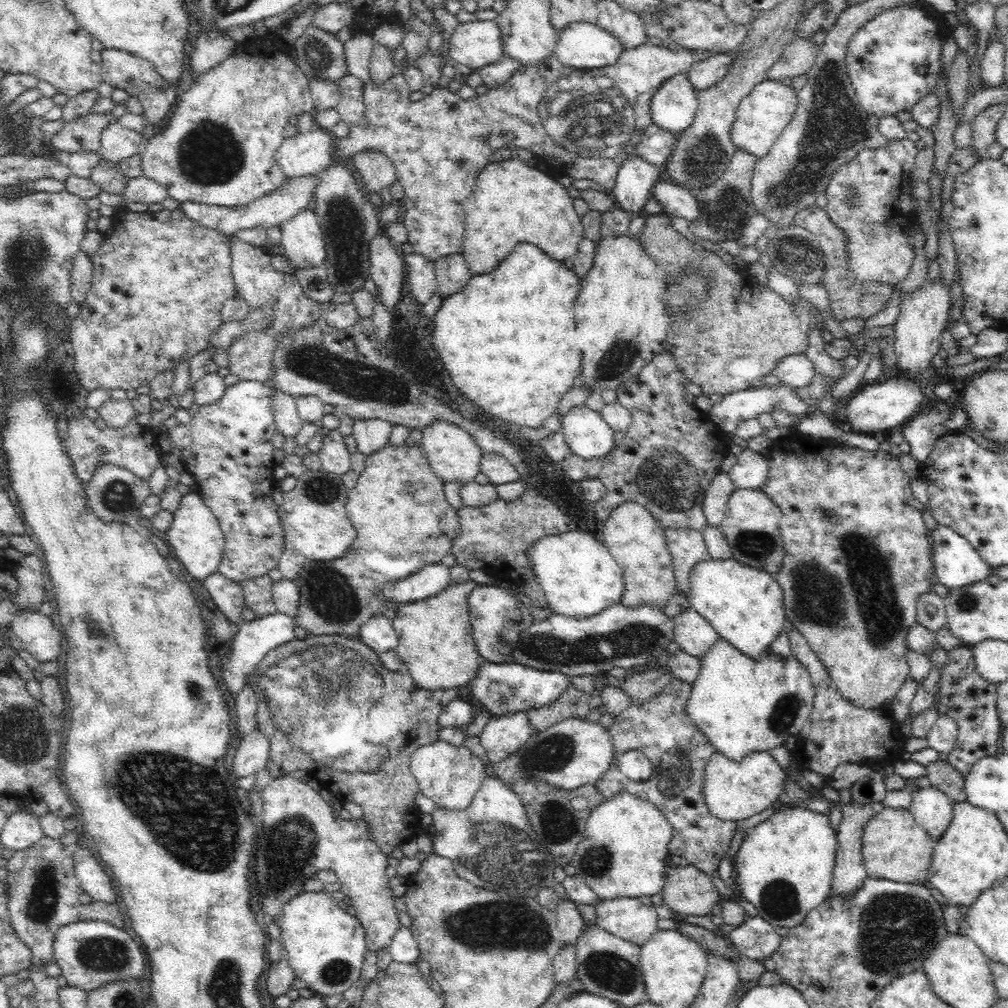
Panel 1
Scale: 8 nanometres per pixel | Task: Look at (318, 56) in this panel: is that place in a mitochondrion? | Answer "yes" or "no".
yes

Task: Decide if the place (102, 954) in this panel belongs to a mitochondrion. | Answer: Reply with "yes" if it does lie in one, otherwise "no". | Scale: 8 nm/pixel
yes

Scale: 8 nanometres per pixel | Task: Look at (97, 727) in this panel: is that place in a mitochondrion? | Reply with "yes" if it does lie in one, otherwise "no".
no

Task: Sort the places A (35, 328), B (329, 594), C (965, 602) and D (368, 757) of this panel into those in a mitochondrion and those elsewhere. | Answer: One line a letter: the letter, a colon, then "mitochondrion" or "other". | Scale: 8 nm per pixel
A: other
B: mitochondrion
C: mitochondrion
D: other

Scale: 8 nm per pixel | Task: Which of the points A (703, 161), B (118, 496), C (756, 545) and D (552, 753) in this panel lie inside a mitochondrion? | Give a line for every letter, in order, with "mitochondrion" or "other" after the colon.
A: mitochondrion
B: mitochondrion
C: mitochondrion
D: mitochondrion

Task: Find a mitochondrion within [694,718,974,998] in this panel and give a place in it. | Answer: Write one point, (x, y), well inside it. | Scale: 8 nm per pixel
(896, 929)

